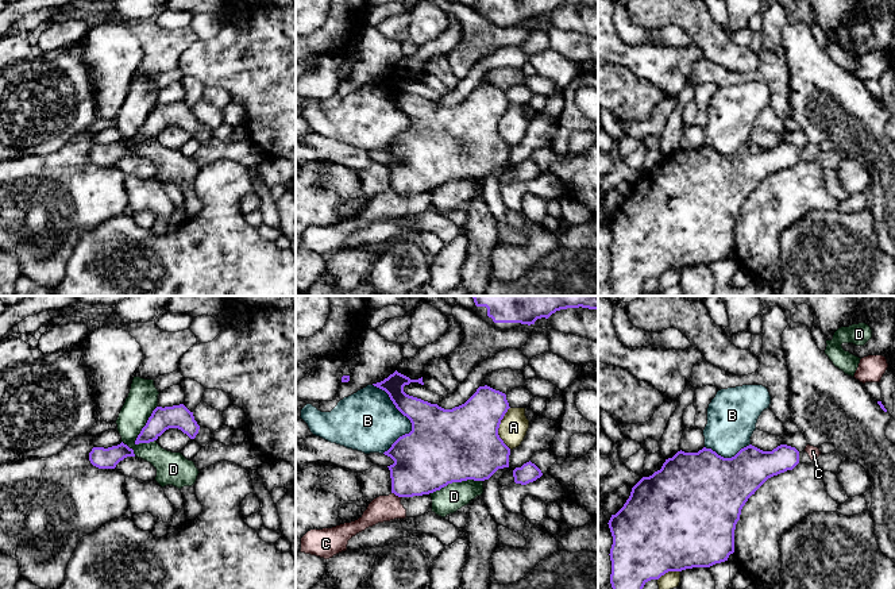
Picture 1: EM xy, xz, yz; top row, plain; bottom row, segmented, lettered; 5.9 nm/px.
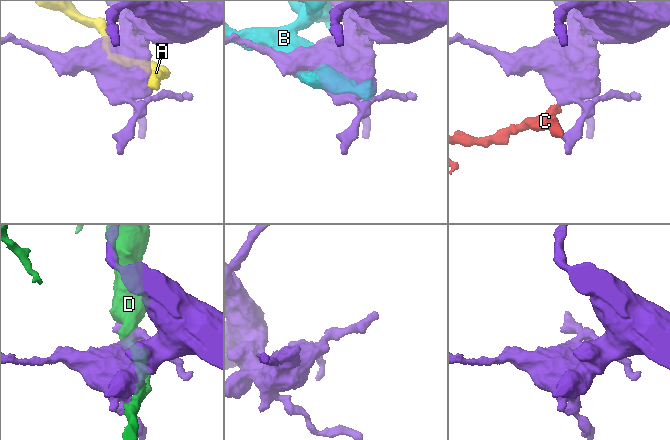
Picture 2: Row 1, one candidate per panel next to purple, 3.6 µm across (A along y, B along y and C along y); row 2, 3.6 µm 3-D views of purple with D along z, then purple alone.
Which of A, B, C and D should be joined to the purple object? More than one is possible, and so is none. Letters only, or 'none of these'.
none of these

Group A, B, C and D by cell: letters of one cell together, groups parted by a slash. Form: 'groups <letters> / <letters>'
groups A / B / C / D

